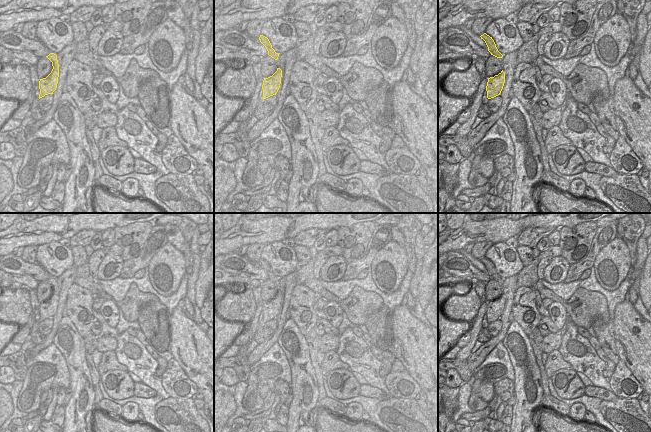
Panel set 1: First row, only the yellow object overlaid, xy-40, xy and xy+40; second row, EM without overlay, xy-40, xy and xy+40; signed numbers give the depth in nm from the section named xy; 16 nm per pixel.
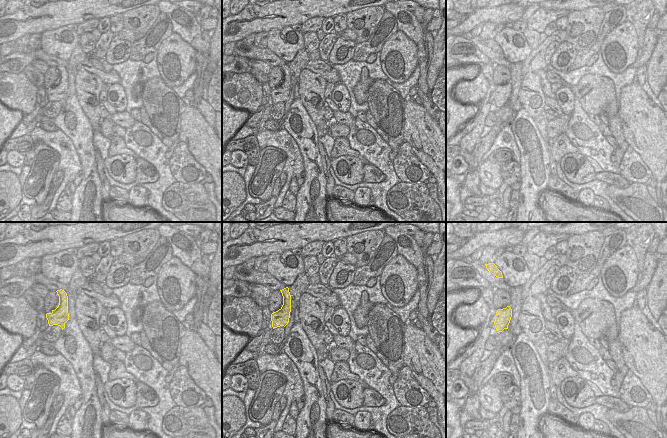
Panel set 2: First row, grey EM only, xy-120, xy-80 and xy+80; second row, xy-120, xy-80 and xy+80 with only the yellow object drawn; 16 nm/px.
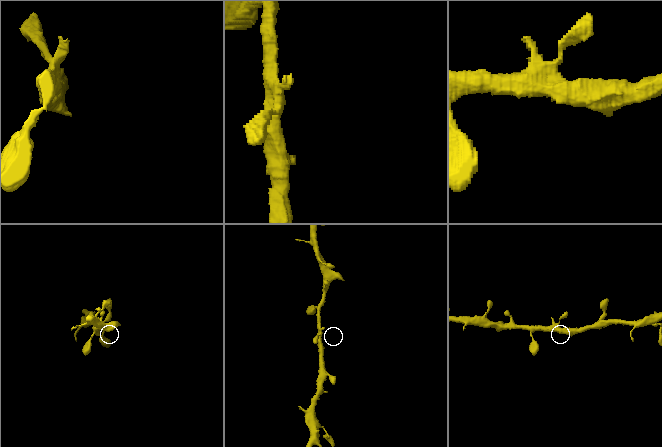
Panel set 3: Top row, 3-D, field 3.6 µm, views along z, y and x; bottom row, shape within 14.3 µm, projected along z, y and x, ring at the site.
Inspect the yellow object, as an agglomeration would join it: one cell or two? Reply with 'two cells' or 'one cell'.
one cell

